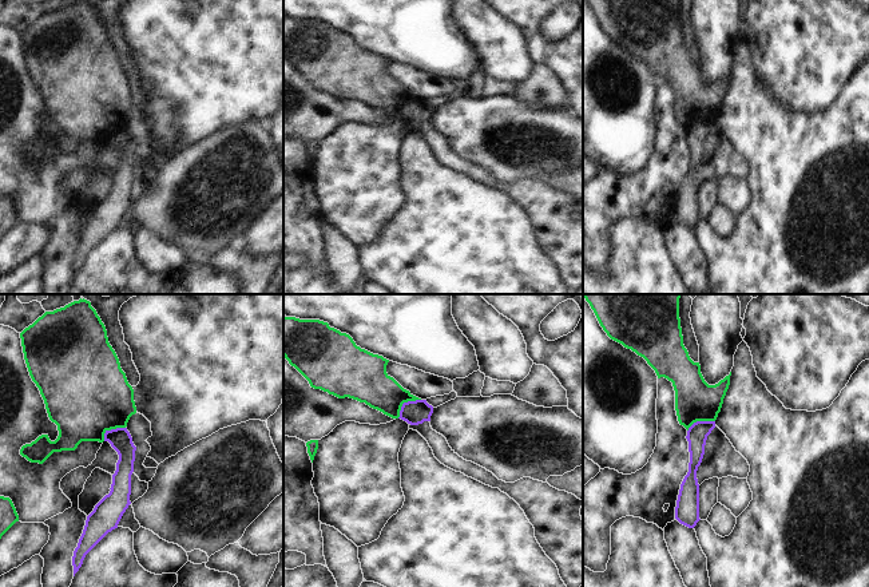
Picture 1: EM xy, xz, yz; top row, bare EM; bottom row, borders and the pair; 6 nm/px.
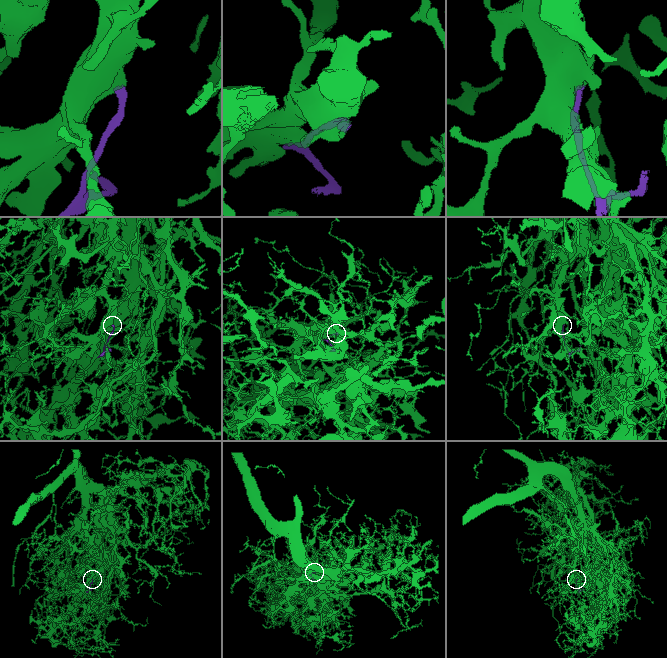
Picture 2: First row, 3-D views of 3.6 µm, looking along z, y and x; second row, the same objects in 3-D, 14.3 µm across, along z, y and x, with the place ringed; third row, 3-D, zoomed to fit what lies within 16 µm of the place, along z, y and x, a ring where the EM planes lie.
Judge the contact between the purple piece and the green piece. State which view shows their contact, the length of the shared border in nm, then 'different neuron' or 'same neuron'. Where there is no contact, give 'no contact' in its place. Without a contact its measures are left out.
xz | 180 nm | different neuron

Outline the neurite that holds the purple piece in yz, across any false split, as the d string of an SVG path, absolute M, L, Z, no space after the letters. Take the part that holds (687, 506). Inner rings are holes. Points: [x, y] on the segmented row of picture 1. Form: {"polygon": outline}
{"polygon": "M697 421L687 431L690 463L689 472L685 476L675 507L675 519L694 528L699 519L699 484L697 479L698 467L705 455L707 436L715 428L715 421Z"}

